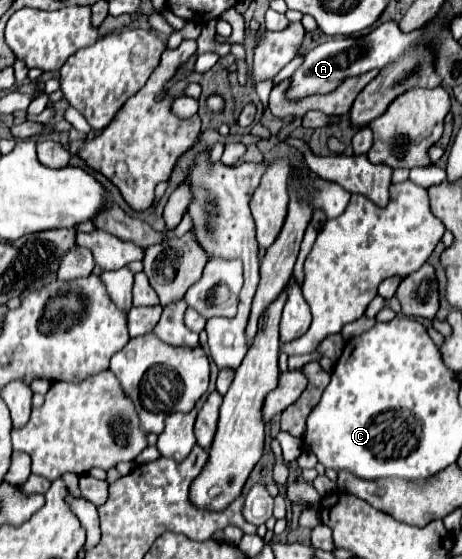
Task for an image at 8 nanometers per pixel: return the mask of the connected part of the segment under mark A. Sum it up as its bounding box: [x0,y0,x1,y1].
[287,20,423,102]

